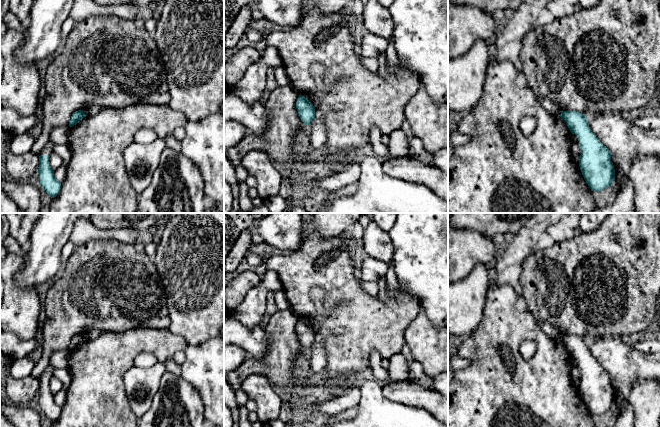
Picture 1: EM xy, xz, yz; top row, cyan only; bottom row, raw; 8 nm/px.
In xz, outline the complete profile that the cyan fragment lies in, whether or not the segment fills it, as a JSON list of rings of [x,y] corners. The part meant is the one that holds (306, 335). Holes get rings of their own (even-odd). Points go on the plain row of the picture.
[[[299,320],[296,326],[296,333],[304,349],[311,349],[315,343],[315,331],[303,320]]]

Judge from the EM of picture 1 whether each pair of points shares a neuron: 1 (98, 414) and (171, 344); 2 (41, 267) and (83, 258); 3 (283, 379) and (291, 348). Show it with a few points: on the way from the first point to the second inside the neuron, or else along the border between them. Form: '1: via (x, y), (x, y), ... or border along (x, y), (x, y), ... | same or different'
1: via (98, 388), (98, 383), (137, 344), (145, 344) | same
2: border along (64, 264), (60, 273), (53, 280) | different
3: via (283, 371), (283, 356) | same

